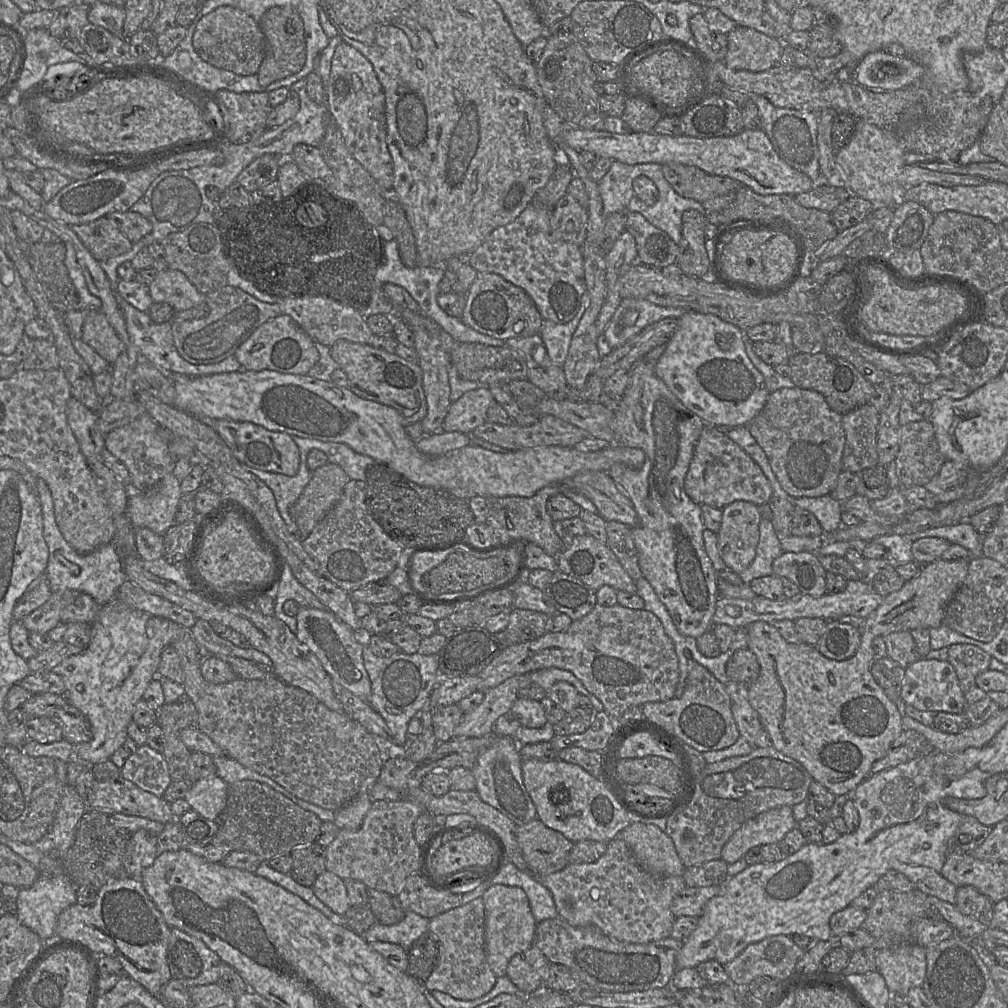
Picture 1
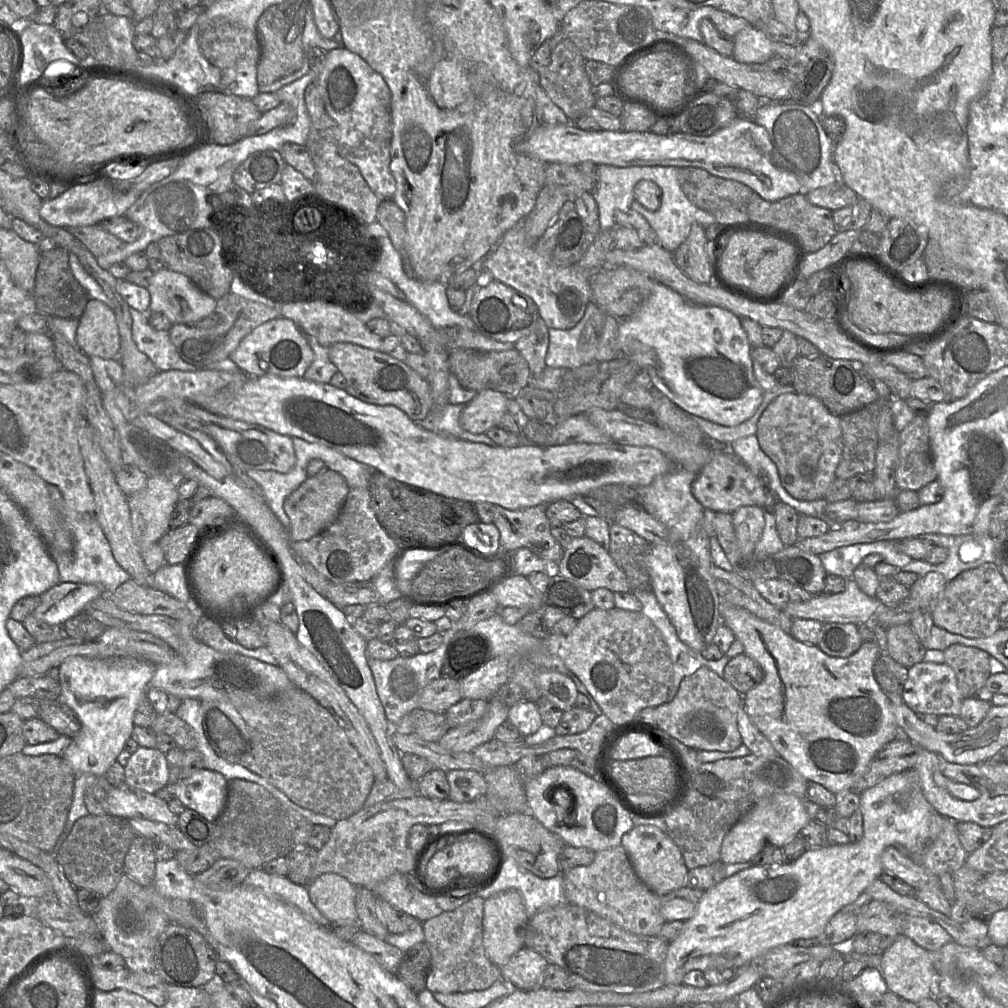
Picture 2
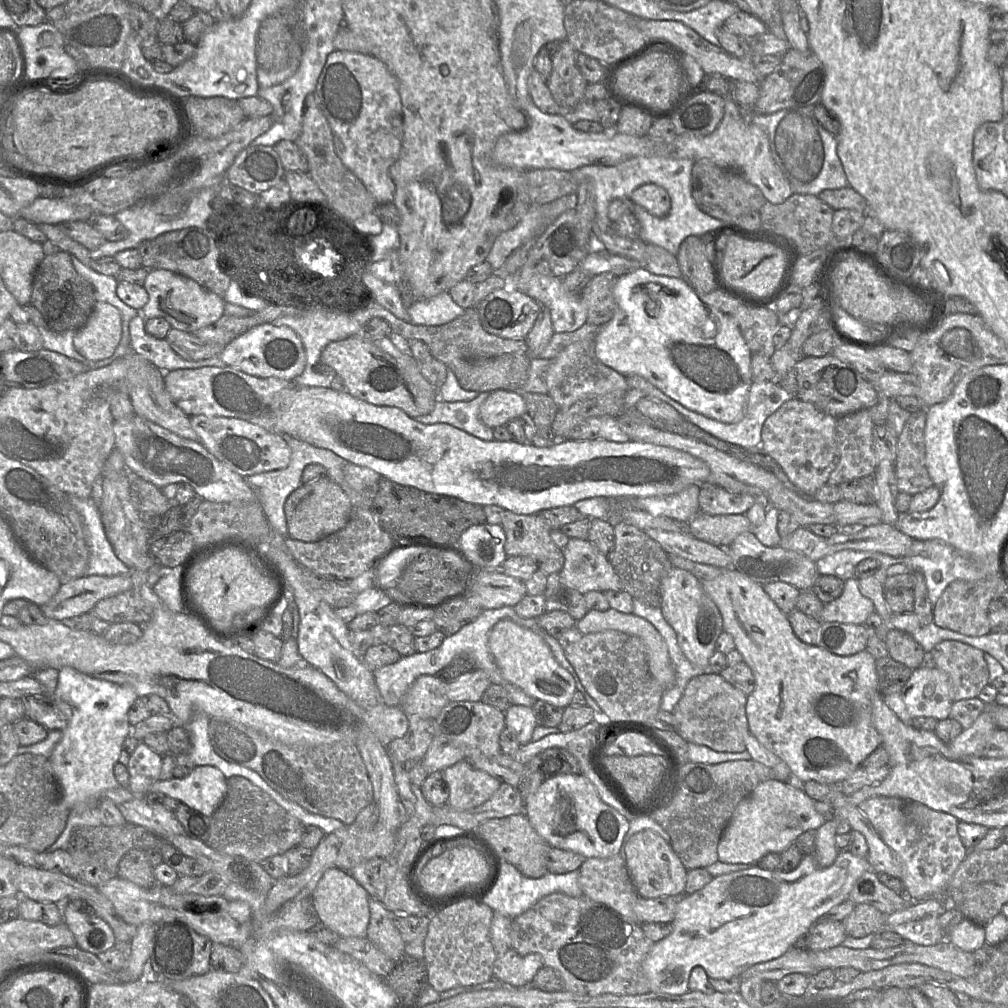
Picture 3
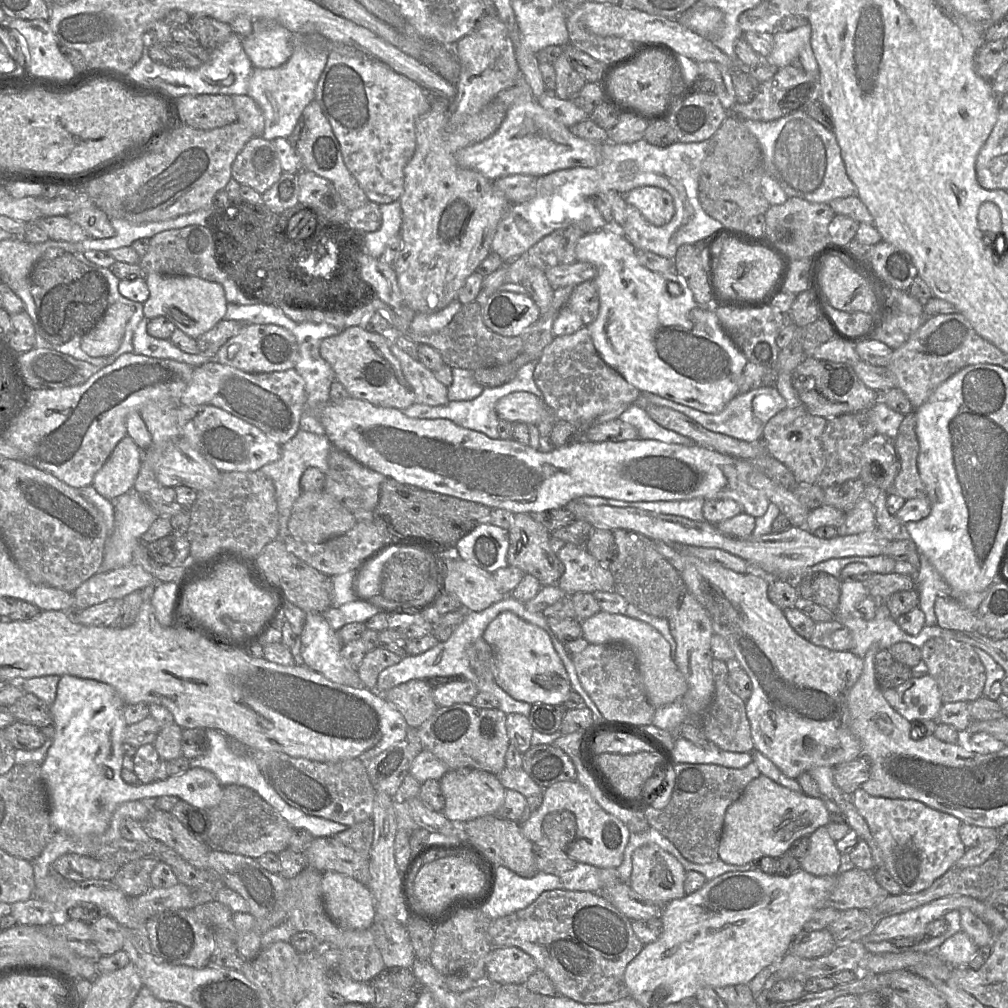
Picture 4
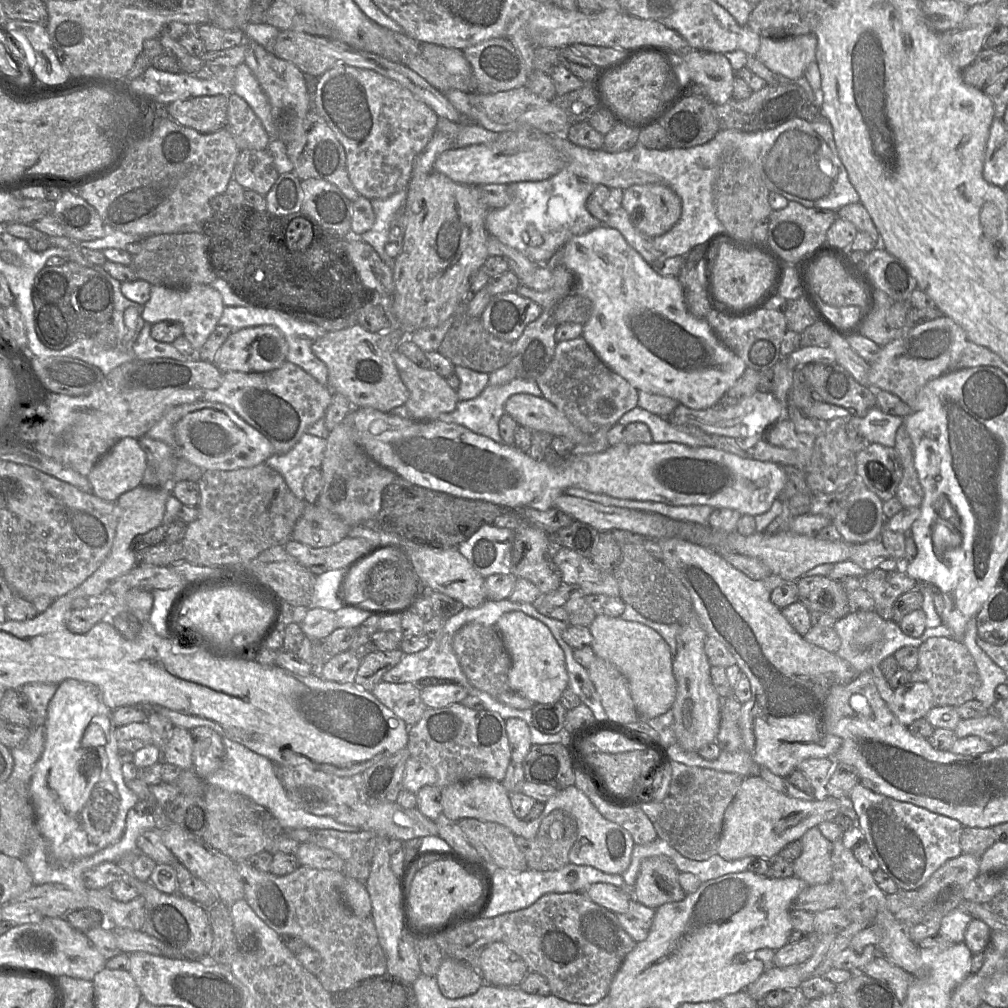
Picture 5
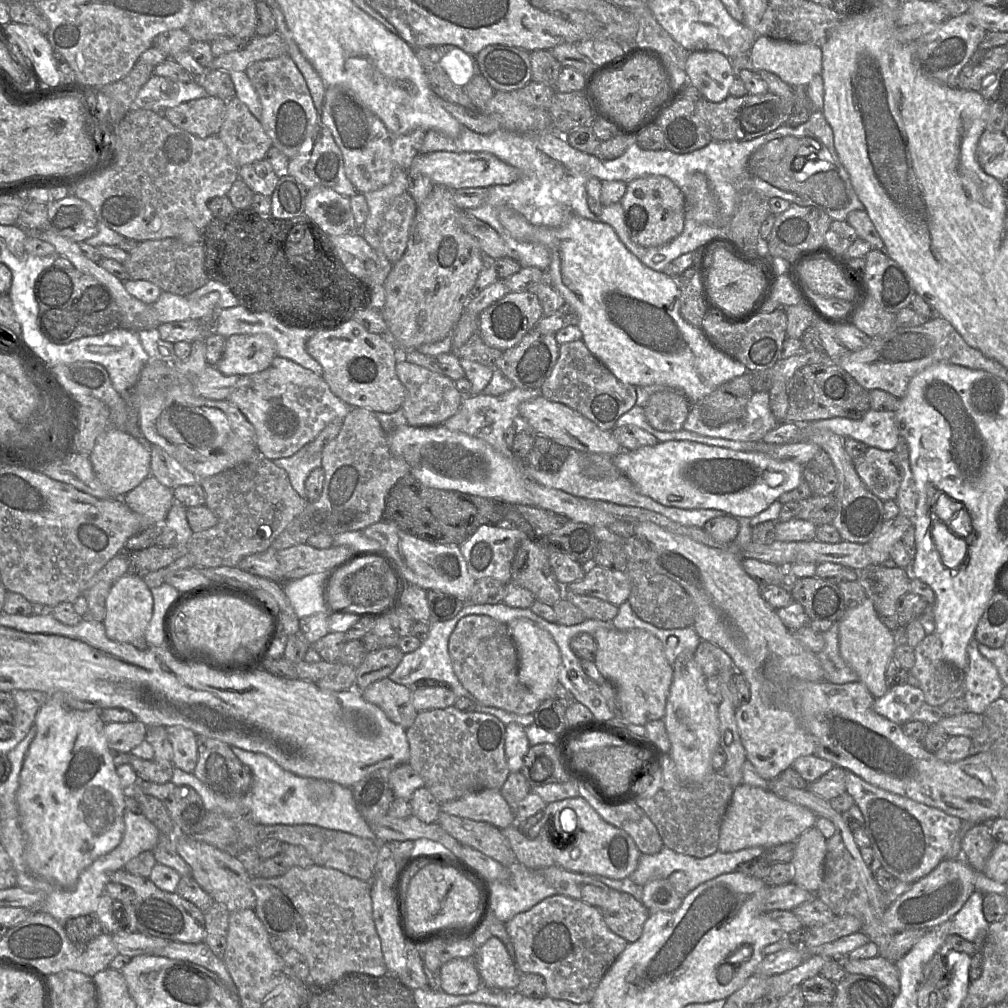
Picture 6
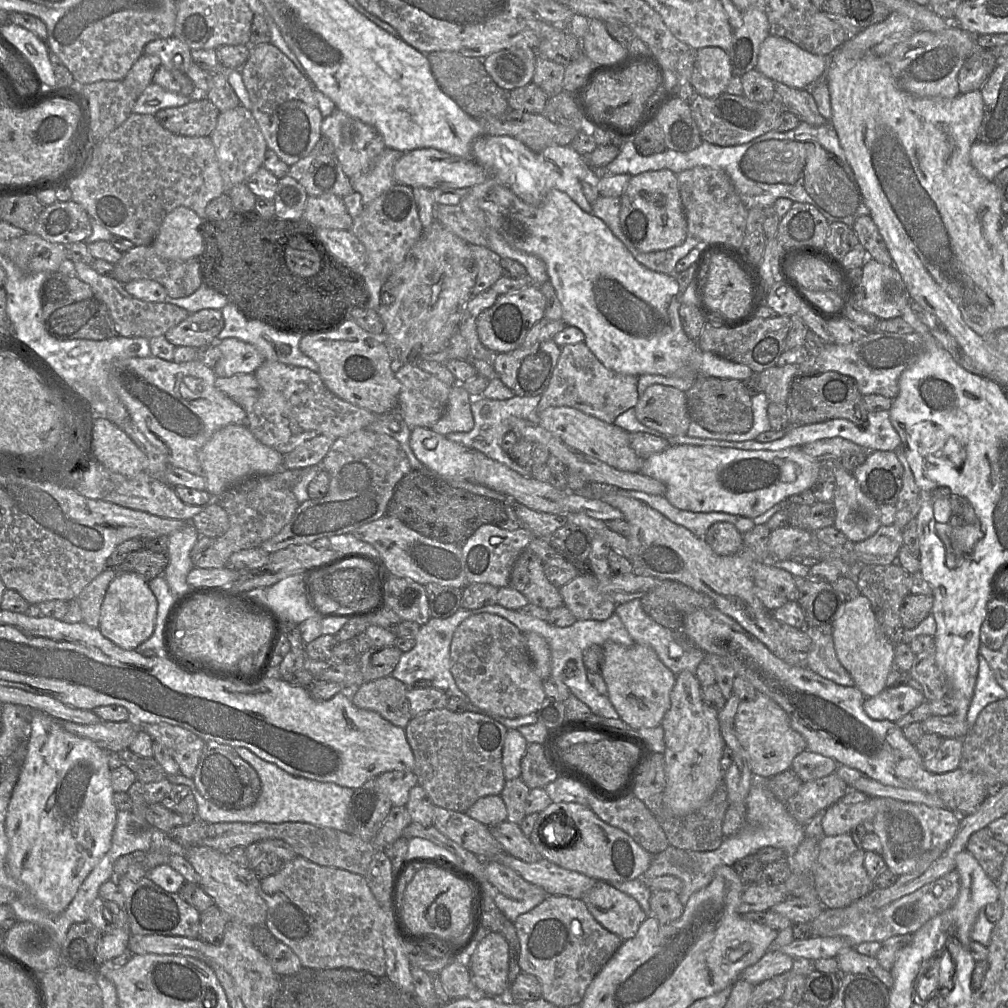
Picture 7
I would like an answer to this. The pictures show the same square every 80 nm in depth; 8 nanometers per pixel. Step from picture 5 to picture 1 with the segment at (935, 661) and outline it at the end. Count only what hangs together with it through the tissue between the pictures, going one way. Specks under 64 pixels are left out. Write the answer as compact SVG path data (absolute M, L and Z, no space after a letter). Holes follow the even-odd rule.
M972 644L948 647L948 661L954 667L960 688L965 694L976 686L976 677L989 669L992 656Z

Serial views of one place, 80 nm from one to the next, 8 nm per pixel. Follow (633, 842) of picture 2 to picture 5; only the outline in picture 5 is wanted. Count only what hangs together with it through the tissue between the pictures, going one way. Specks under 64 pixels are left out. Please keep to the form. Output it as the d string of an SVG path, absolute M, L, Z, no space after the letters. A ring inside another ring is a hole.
M652 856L642 860L633 887L633 898L640 904L656 910L670 902L679 902L686 896L678 880L679 871L666 856Z

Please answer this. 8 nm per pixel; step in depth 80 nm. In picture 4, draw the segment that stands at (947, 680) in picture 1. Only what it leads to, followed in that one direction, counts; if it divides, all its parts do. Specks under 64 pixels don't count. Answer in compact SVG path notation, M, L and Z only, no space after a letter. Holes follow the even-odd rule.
M930 674L911 677L896 691L898 703L894 708L908 721L937 718L943 701L937 682Z

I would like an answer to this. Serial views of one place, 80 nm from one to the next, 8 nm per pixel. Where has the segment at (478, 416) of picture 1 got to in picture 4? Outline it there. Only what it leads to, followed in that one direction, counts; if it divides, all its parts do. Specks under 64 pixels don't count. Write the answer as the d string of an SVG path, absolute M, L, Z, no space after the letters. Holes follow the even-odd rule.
M515 392L497 402L496 412L500 420L537 426L544 418L548 417L549 408L543 397L529 392Z

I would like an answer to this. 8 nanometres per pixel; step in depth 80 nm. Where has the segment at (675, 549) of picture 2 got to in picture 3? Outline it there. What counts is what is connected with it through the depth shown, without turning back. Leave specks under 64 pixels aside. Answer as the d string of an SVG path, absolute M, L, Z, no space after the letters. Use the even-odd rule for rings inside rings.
M673 566L661 582L661 611L665 620L674 629L678 645L685 657L694 665L706 668L716 651L717 638L723 631L721 613L703 589L701 580L686 570Z

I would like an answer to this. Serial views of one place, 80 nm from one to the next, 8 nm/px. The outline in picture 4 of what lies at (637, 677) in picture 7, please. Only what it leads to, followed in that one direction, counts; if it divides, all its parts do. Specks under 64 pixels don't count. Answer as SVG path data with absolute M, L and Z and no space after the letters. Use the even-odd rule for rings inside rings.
M600 611L581 623L582 637L590 644L624 644L635 654L647 697L655 707L674 702L682 698L687 691L687 682L671 657L670 644L663 635L650 624L625 614L613 614Z

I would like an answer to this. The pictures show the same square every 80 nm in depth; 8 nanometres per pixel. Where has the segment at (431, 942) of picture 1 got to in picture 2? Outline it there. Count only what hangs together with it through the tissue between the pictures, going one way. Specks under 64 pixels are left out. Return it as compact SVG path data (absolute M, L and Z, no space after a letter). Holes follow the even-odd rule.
M424 941L404 953L404 958L400 963L396 976L418 995L426 989L430 970L431 953Z

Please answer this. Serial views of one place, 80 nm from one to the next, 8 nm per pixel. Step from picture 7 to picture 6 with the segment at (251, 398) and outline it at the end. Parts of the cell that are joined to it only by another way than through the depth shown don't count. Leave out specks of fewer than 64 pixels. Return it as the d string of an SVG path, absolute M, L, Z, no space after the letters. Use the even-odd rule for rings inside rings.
M208 365L194 381L194 395L210 400L226 400L234 390L239 376L225 376Z

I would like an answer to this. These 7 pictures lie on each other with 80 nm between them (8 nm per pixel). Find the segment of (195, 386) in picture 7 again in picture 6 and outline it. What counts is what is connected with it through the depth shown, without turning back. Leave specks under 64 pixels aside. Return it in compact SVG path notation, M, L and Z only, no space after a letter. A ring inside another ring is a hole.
M205 340L191 344L191 353L185 360L177 360L176 384L163 393L154 393L137 406L137 427L144 441L157 445L175 458L184 468L198 478L206 478L244 464L256 457L256 433L243 413L228 400L210 400L194 395L194 381L208 366L205 359Z

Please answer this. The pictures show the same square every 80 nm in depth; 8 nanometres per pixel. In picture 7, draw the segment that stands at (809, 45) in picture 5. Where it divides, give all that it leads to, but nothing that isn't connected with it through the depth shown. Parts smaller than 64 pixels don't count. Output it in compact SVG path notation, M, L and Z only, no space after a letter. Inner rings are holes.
M770 35L761 44L756 70L774 82L804 89L825 75L828 57L811 54L784 37Z

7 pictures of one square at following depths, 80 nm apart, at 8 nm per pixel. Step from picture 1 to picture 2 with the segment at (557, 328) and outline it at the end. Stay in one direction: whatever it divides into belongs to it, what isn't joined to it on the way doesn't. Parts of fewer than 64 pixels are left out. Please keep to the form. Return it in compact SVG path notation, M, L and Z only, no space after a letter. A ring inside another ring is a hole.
M587 319L571 329L549 329L546 365L552 368L575 369L582 364L583 330Z

